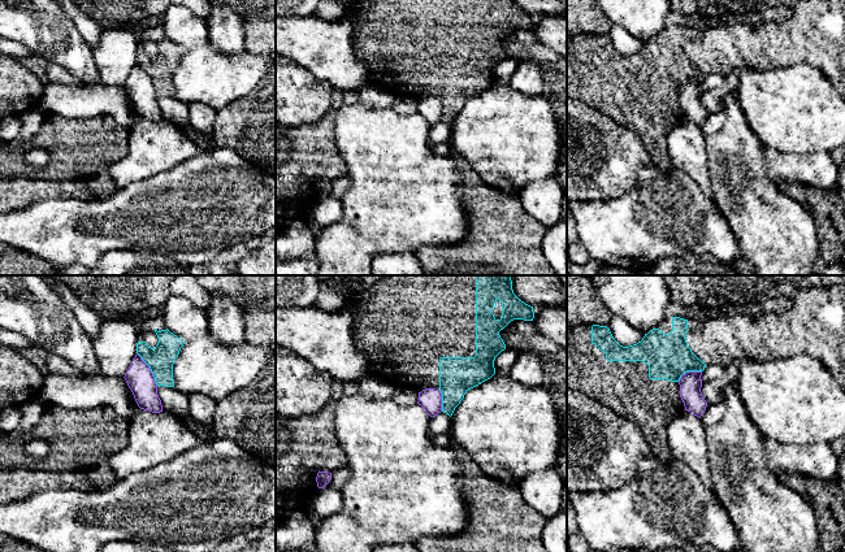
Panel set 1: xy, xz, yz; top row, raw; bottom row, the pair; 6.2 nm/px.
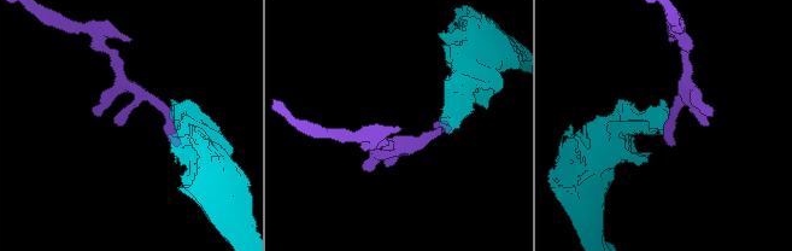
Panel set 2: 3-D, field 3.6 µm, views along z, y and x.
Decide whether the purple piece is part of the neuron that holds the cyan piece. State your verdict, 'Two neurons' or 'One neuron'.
Two neurons

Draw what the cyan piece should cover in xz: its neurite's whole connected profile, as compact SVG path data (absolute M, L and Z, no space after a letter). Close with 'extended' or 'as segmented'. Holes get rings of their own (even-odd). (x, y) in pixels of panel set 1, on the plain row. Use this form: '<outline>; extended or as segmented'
M364 0L344 10L344 16L355 22L355 53L369 68L368 83L385 90L394 97L407 97L421 101L425 97L436 97L442 103L442 121L452 125L455 117L464 108L468 99L490 88L495 83L494 69L506 58L502 48L503 38L514 29L533 30L533 16L521 10L514 0Z; extended

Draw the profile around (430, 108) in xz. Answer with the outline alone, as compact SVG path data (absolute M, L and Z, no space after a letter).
M425 97L419 101L417 113L421 114L430 126L434 126L442 121L442 103L436 97Z

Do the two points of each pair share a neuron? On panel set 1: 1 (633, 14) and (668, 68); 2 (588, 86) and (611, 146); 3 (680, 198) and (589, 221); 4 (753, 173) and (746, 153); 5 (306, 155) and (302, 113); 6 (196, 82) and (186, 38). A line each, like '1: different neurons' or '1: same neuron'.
1: different neurons
2: different neurons
3: same neuron
4: same neuron
5: different neurons
6: different neurons

